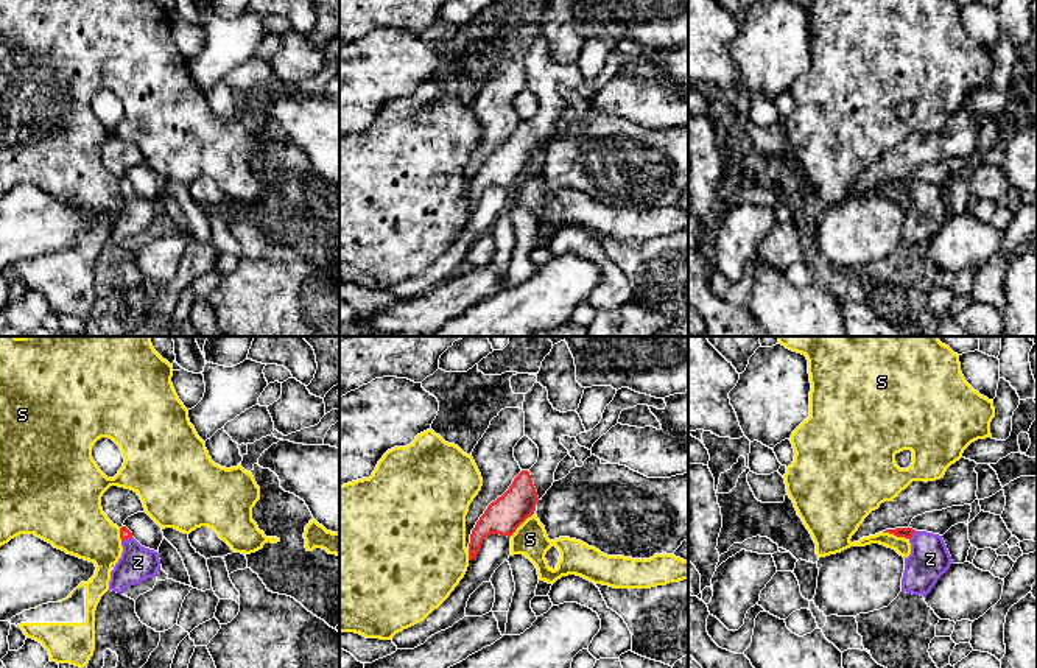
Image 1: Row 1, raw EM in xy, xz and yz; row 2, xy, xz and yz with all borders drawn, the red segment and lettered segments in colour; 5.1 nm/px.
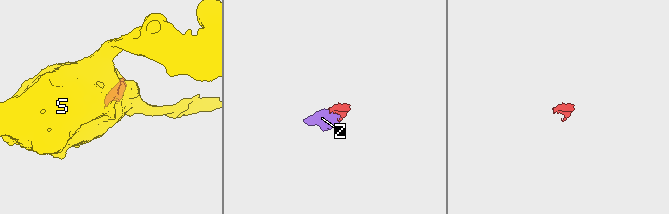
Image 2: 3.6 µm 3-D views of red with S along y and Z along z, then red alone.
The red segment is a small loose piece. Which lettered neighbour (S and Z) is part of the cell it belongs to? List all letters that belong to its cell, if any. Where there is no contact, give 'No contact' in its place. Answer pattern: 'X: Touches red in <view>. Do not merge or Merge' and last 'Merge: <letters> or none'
S: Touches red in yz. Do not merge
Z: Touches red in yz. Merge
Merge: Z

